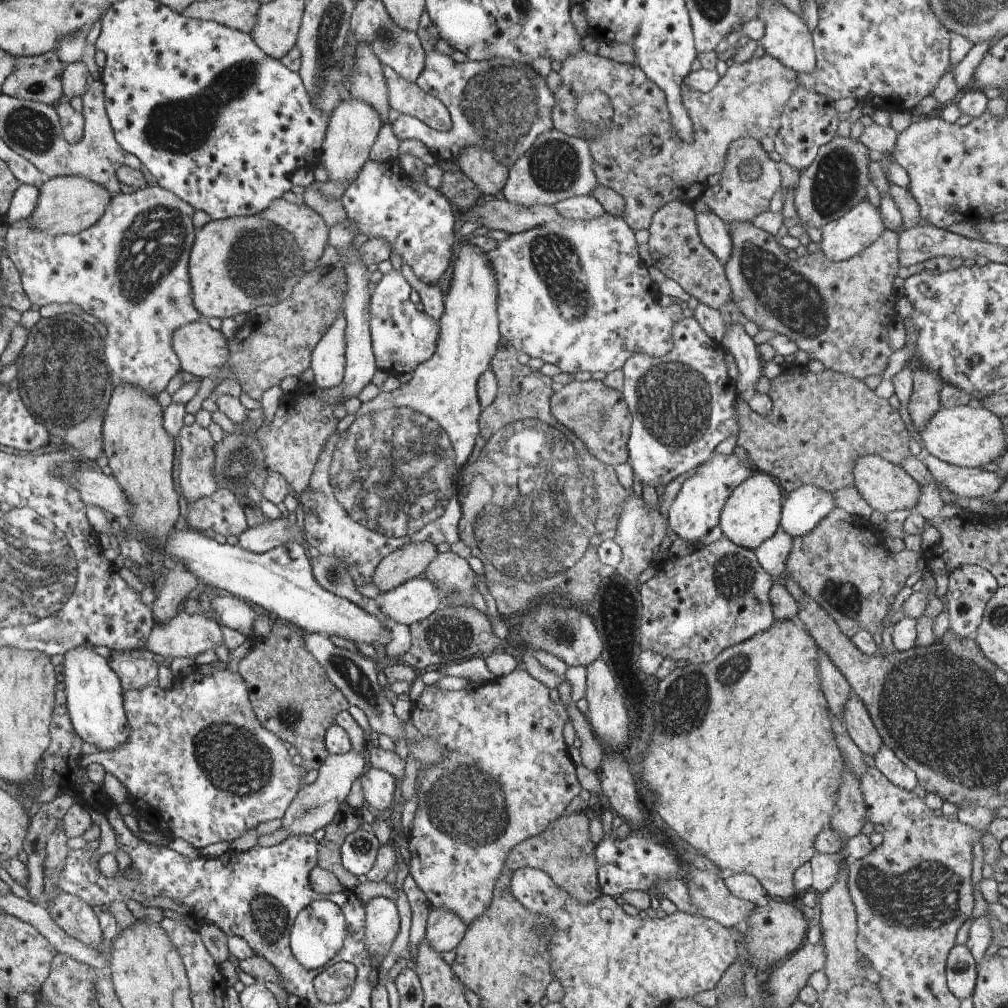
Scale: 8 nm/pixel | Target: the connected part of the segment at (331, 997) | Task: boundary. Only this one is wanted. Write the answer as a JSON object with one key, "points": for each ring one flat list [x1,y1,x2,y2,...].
{"points":[[350,960,331,962,313,980,317,997,327,1005,345,1001,355,989,357,968]]}

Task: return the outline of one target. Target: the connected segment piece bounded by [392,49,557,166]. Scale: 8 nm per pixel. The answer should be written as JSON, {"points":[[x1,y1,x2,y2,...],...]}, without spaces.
{"points":[[434,49,415,83,445,104,453,125,447,131,439,131,412,115,401,114,392,128,399,140,421,140,439,162,456,162,460,151,478,145,494,151,507,166,528,152,543,132,555,128,553,110,557,96,550,92,550,80,546,78,530,64,506,59,455,63,450,55]]}

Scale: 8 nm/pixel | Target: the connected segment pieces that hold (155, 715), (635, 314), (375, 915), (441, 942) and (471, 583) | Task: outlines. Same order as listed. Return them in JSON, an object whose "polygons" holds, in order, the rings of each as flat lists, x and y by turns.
{"polygons":[[[194,667,188,676,175,681,171,690,164,690,159,686,150,685,140,690,125,691,124,697,125,712,132,729,129,739,120,747,83,757,83,765,88,766,90,763,98,763,104,767,106,772,116,776,126,787,128,799,132,802,140,816,144,816,157,831,161,831,166,836,184,838,186,842,190,842,192,846,199,850,209,847,214,843,225,842,230,844,236,838,240,838,244,832,260,826,262,822,278,820,278,818,282,820,285,812,293,804,293,800,304,790,302,786,305,786,307,770,300,765,296,768,292,764,292,756,288,754,288,748,286,748,287,742,263,726,257,713,254,712,247,684,239,673,224,670,222,672,215,672,210,676,204,676,200,670]],[[604,213,600,218,591,221,581,221,567,218,554,220,553,223,530,229,523,233,513,233,510,238,499,242,499,246,487,254,491,267,494,268,495,277,499,282,499,308,500,331,502,340,512,343,518,352,525,352,528,356,541,358,545,363,555,364,562,372,576,374,576,372,606,372,611,373,625,366,626,360,634,354,650,355,651,357,663,357,674,351,673,332,675,325,684,319,684,313,680,306,662,308,654,296,654,288,650,274,638,258,638,244,634,238,632,227,626,224,624,218,613,217]],[[374,897,365,905,365,937,369,954,386,957,400,930,400,916,391,898]],[[434,907,429,913,425,937,431,947,442,955,443,952,456,949,467,930,468,924,454,911]],[[448,550,438,553,425,571,426,578,435,586,442,587,441,602,446,607,474,607,472,594,478,582,476,573,468,561]]]}

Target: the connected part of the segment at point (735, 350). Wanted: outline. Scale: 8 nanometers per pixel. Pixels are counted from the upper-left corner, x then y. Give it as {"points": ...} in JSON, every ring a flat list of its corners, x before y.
{"points":[[744,324,726,325,725,338,722,344,726,345,727,352,735,358,739,370,738,392,750,396,756,392,756,384,762,376,762,362,758,358,754,341,746,332]]}

